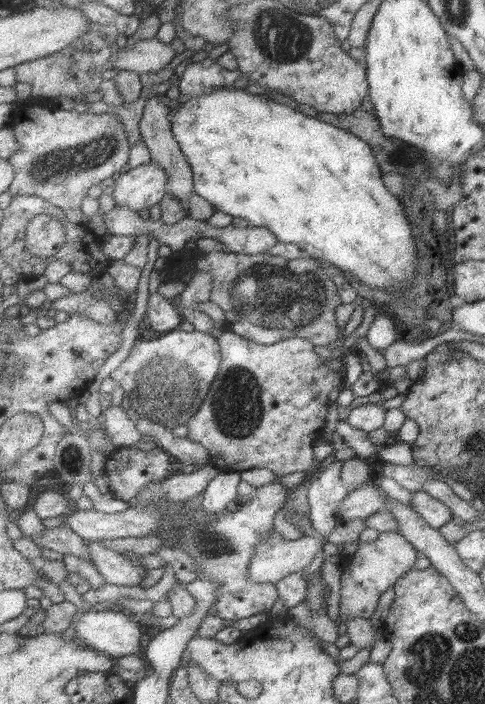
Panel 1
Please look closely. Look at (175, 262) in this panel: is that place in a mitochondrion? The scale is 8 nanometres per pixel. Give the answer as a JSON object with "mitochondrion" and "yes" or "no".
{"mitochondrion":"no"}

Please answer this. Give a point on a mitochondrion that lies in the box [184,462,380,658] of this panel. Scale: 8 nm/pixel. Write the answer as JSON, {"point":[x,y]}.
{"point":[213,544]}

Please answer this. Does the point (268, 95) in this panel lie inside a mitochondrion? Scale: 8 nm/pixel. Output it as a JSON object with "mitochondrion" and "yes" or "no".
{"mitochondrion":"no"}

